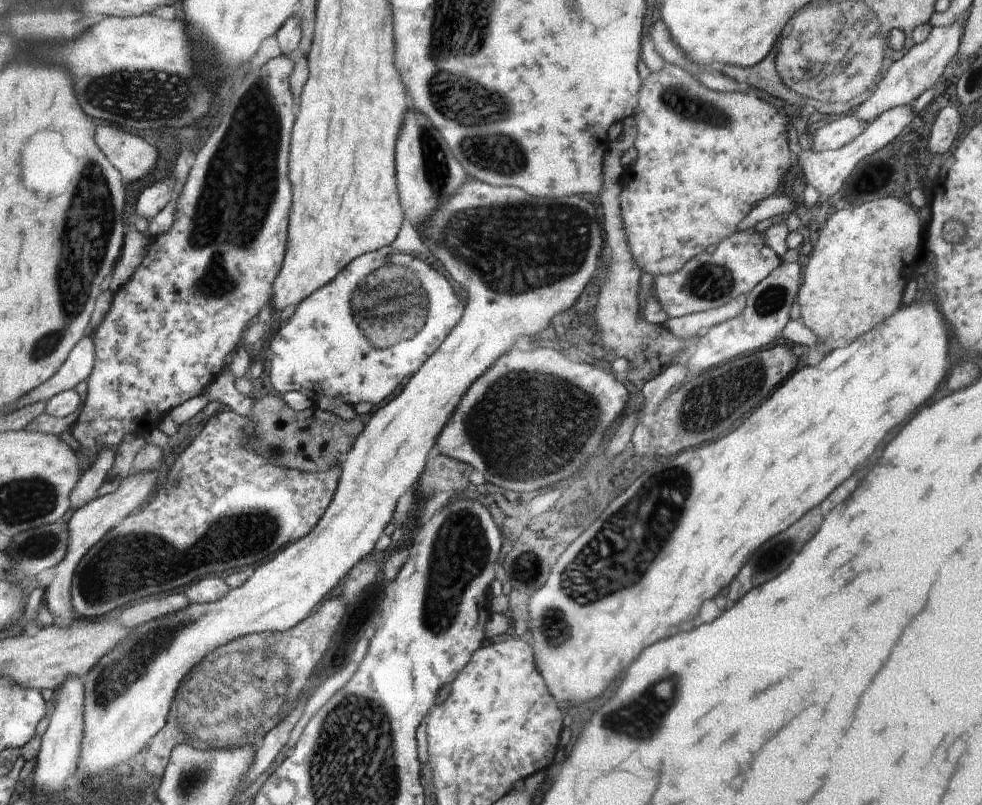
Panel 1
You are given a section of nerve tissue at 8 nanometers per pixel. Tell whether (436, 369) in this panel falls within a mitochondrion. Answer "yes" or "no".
no

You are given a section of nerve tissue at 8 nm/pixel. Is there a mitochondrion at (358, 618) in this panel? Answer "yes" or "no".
no

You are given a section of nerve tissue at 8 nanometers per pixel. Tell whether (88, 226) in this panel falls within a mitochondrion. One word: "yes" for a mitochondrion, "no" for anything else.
yes

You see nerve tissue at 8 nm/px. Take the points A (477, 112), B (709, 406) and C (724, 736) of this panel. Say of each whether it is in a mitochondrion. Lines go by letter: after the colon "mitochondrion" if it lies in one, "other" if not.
A: mitochondrion
B: mitochondrion
C: other

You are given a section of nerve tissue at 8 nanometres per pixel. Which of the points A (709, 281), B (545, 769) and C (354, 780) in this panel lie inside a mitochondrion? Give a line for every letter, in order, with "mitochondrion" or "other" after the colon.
A: mitochondrion
B: other
C: mitochondrion

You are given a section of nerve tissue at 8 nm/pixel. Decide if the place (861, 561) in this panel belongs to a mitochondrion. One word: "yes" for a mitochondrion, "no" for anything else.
no

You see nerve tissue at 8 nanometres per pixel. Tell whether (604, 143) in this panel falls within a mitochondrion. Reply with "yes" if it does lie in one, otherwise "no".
no

